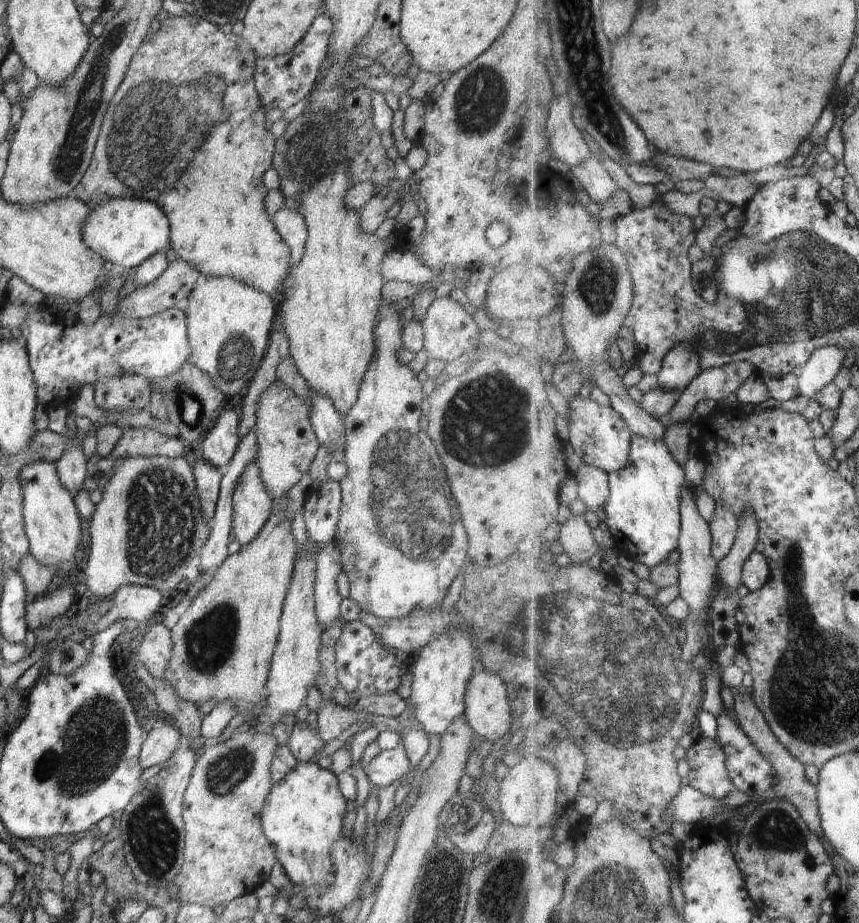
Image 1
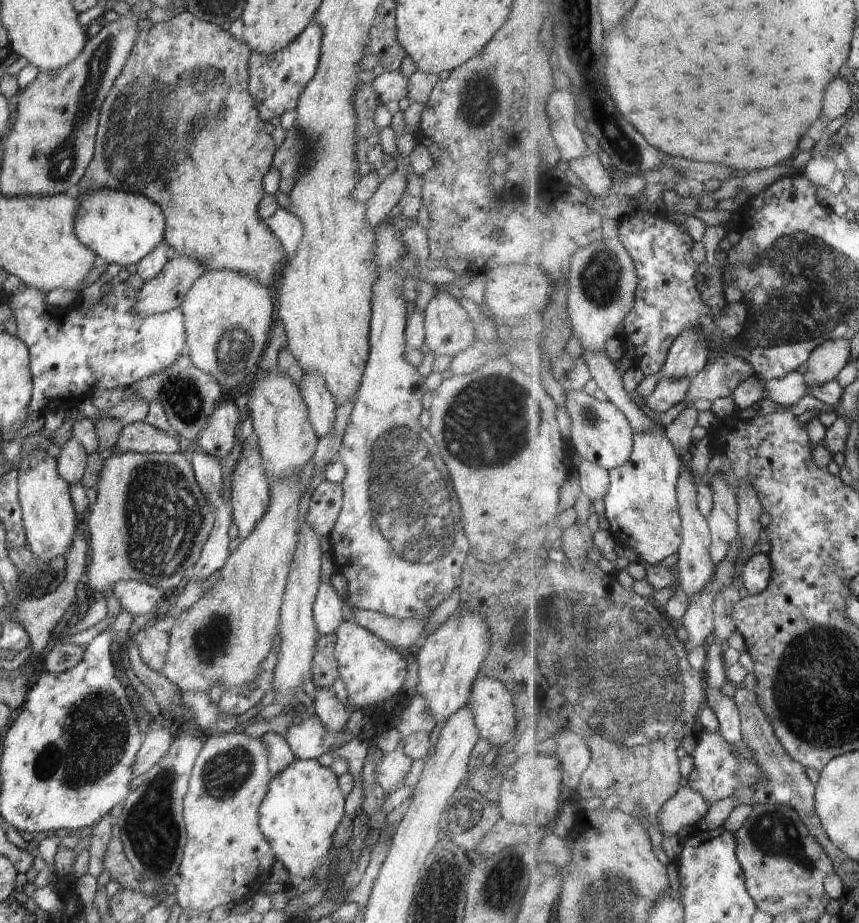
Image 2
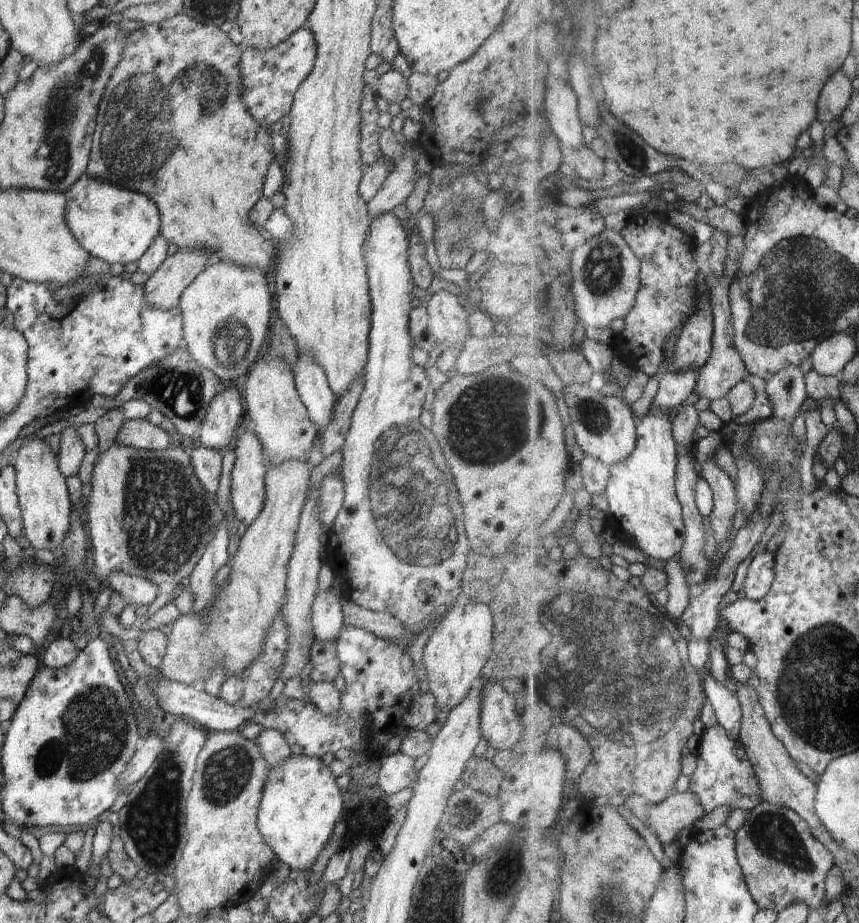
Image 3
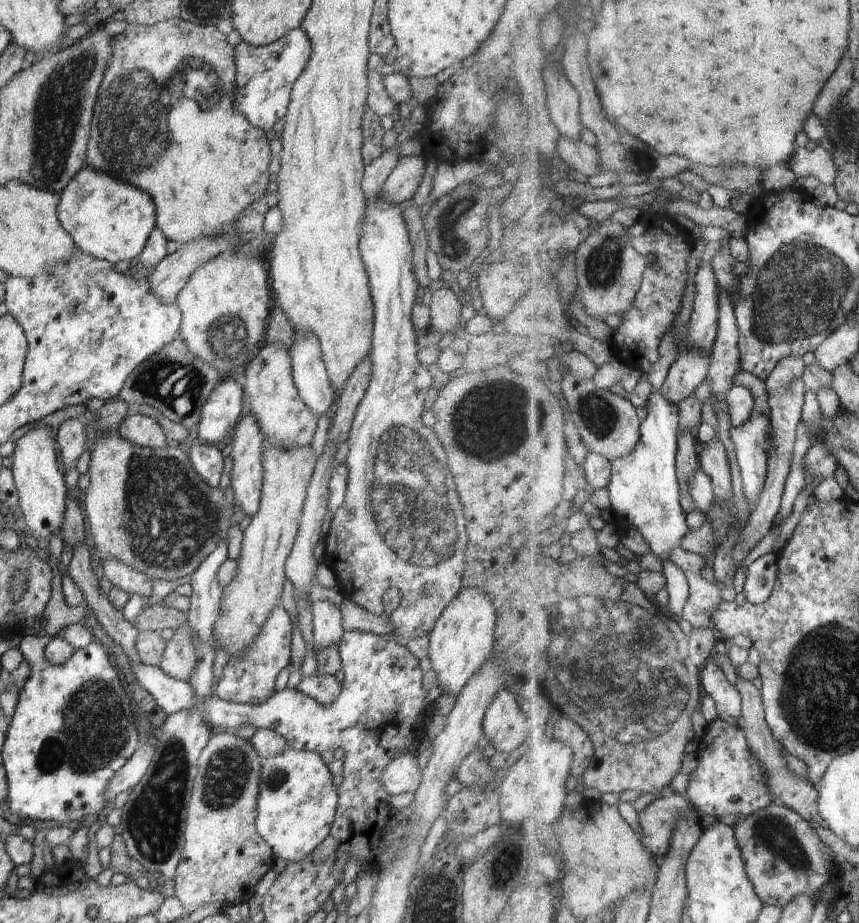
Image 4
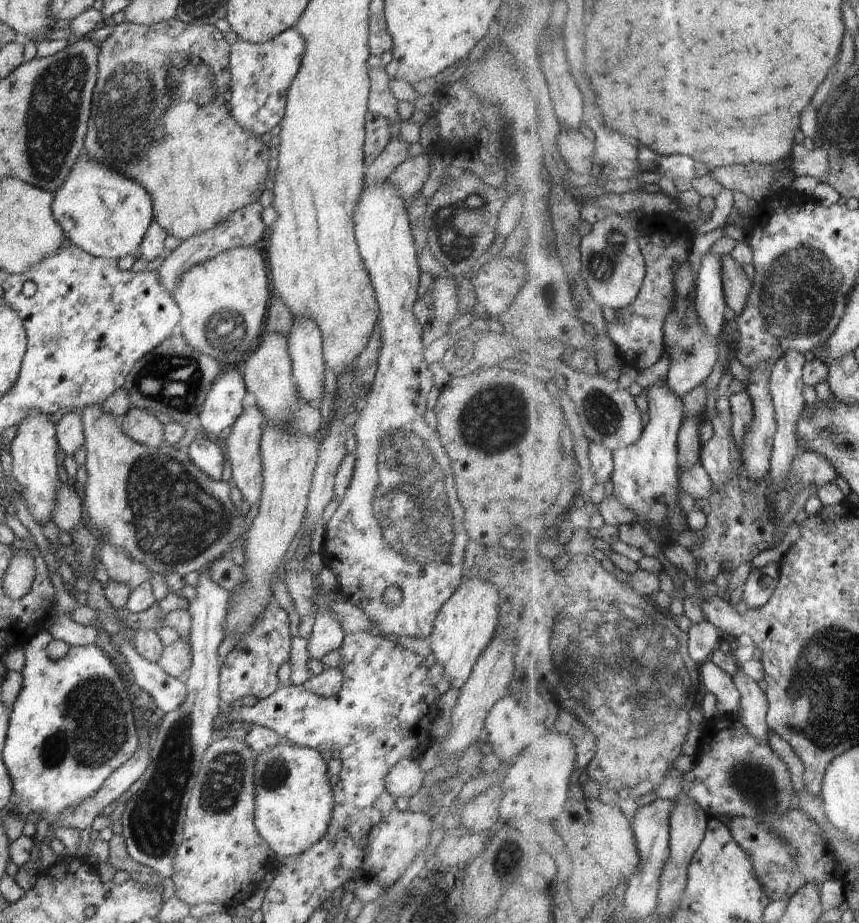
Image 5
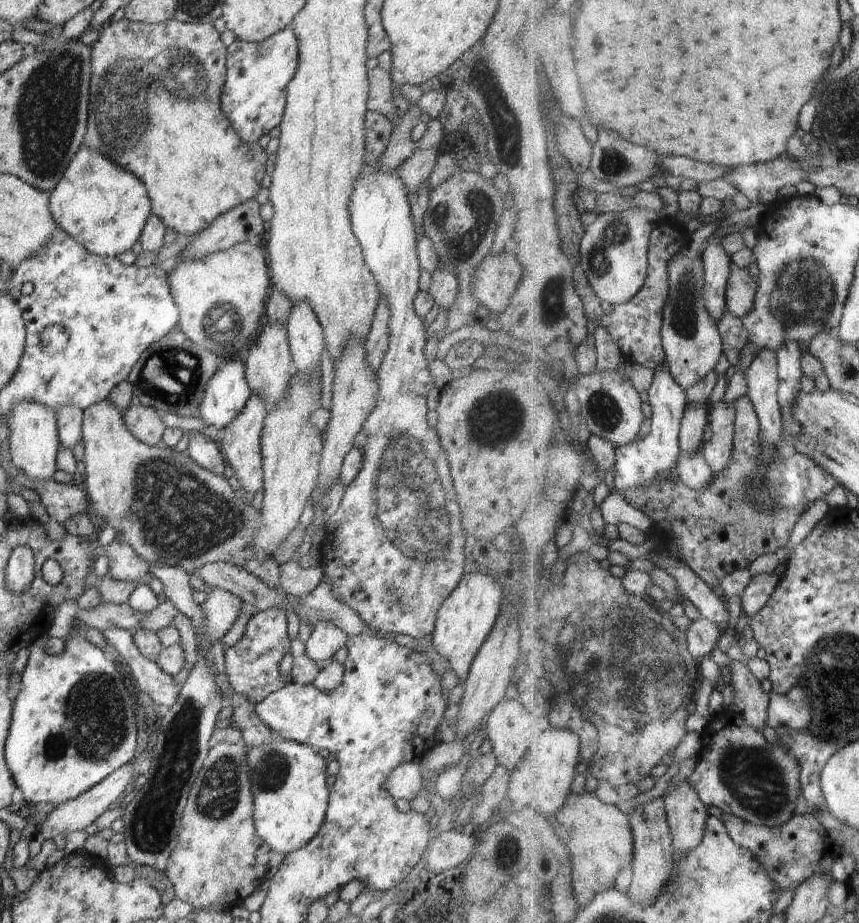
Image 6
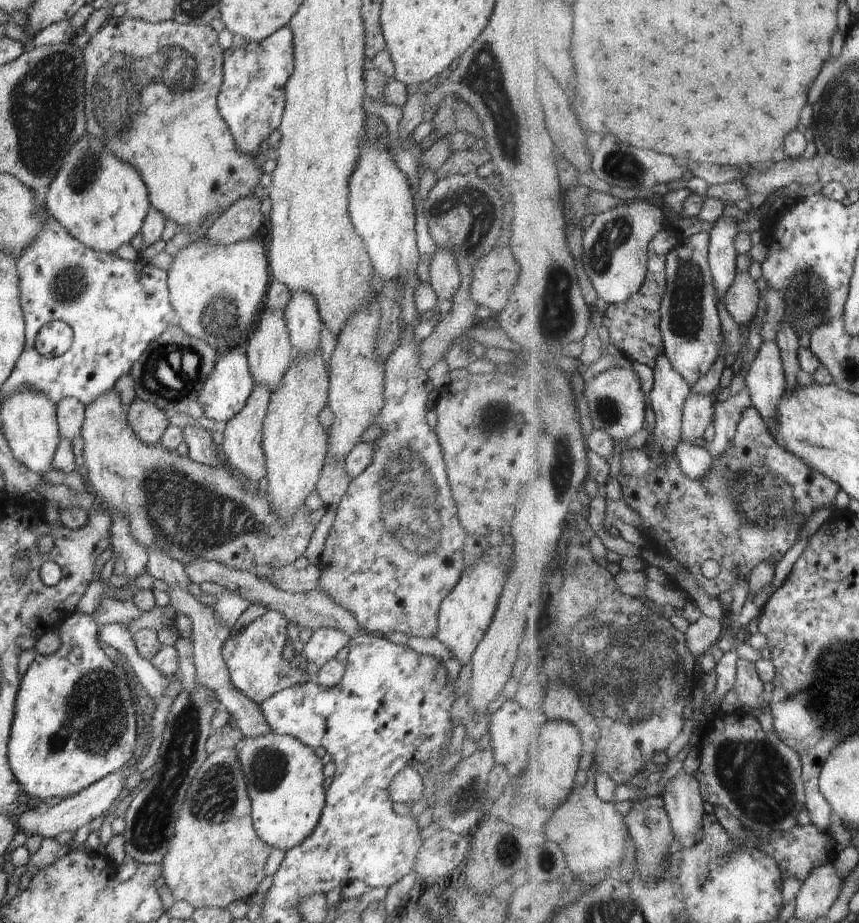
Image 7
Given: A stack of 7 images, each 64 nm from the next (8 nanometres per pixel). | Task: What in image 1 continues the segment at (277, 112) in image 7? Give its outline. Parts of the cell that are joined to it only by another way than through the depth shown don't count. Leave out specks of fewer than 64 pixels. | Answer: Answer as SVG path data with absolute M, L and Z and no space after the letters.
M323 11L308 28L306 36L290 52L276 58L257 58L256 68L254 68L254 85L264 108L267 110L278 108L285 112L290 106L298 104L310 94L320 69L325 63L326 48L330 42L332 28L334 28L334 18L326 16Z

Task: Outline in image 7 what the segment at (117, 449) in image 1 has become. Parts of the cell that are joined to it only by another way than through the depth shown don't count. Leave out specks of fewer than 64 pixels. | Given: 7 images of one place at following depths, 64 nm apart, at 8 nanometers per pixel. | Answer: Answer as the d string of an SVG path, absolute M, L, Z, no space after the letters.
M136 397L127 407L127 419L136 436L147 445L160 445L169 425L164 411L150 401Z

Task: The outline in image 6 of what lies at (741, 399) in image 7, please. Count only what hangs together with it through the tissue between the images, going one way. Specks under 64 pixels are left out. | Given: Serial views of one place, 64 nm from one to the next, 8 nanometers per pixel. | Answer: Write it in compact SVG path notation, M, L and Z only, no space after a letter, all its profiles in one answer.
M719 401L712 409L711 430L713 437L704 444L704 450L717 475L731 463L737 431L737 406Z

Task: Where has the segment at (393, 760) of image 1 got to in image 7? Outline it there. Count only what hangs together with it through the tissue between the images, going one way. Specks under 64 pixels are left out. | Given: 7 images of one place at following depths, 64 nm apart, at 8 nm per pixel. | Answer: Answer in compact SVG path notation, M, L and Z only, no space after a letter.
M410 767L404 768L391 782L389 786L389 797L392 802L404 802L413 806L420 798L424 797L424 785L422 785L423 772Z

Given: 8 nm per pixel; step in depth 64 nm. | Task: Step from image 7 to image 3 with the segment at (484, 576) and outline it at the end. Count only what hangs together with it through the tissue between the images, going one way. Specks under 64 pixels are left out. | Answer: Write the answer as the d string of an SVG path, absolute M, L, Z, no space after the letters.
M461 594L424 646L422 664L426 670L425 679L428 680L428 692L433 694L438 710L450 712L464 700L470 688L479 681L480 670L490 659L492 650L493 620L490 608Z

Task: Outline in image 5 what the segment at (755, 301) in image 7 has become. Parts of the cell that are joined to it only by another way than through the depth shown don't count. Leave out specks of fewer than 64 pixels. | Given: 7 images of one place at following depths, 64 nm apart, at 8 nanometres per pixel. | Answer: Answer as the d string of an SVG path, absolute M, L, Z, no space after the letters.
M734 255L725 256L725 289L730 308L739 316L749 305L754 284Z

